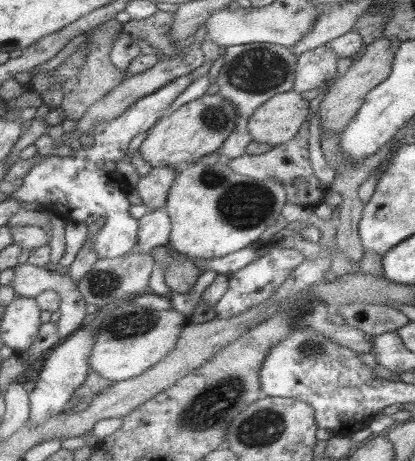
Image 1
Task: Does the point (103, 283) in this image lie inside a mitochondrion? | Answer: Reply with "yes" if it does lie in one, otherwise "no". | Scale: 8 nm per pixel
yes

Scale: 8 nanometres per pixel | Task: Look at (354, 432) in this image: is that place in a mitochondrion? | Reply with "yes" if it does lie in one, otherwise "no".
no

